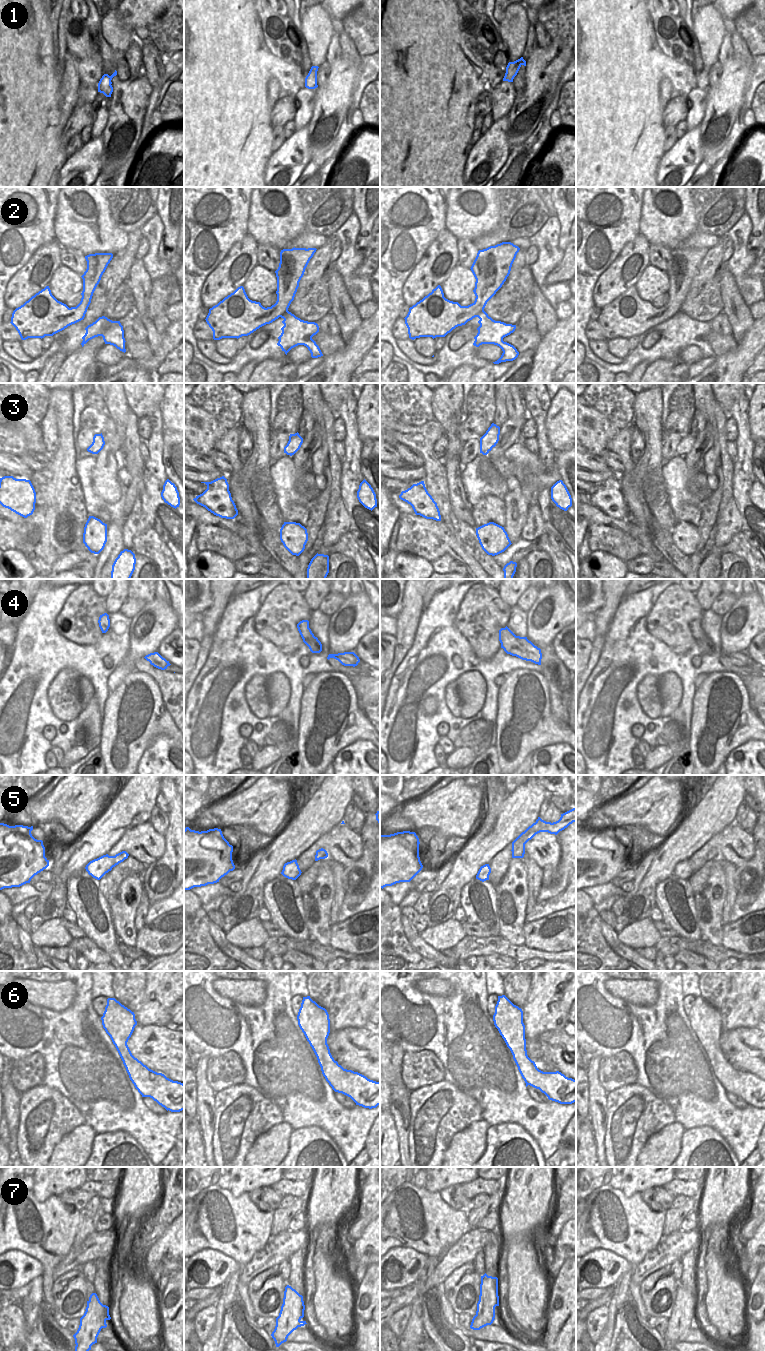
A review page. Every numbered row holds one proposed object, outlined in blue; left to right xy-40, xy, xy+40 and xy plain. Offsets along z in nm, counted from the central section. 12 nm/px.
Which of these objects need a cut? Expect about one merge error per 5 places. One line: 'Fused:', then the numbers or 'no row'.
Fused: no row.

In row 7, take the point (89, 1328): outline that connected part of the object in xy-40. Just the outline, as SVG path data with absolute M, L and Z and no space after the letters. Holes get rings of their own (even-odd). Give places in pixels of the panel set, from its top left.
M92 1293L87 1301L84 1315L80 1318L80 1325L73 1335L75 1351L89 1351L97 1343L97 1337L102 1328L106 1328L106 1321L110 1320L109 1307L103 1305L97 1294Z

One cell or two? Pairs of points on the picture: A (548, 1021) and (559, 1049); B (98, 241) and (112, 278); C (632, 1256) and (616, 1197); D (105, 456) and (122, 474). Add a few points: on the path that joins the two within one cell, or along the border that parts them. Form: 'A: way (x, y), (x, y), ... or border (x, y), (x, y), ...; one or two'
A: border (562, 1028), (543, 1031), (538, 1036), (542, 1052); two
B: border (127, 235), (127, 244), (113, 255); two
C: way (632, 1241), (631, 1232), (616, 1217), (616, 1212); one
D: border (117, 469), (117, 478), (120, 482); two

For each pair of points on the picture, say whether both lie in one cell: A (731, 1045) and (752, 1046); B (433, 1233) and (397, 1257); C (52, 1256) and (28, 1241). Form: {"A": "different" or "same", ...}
{"A": "same", "B": "different", "C": "same"}

